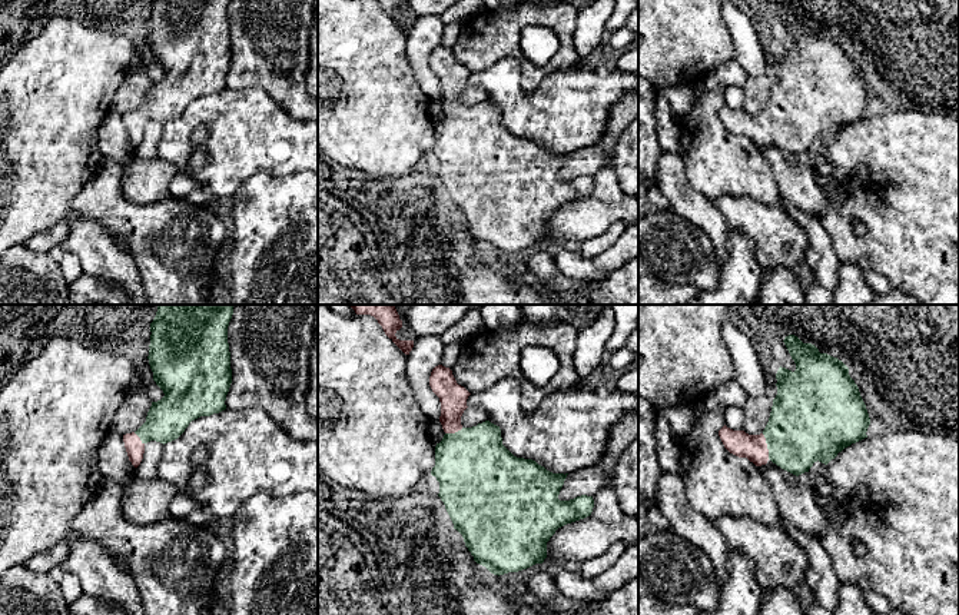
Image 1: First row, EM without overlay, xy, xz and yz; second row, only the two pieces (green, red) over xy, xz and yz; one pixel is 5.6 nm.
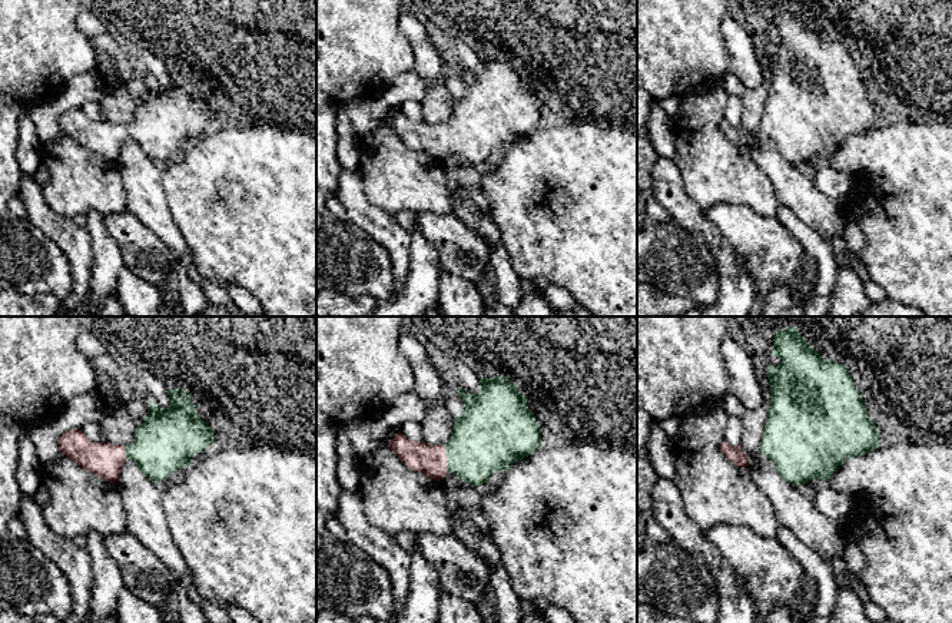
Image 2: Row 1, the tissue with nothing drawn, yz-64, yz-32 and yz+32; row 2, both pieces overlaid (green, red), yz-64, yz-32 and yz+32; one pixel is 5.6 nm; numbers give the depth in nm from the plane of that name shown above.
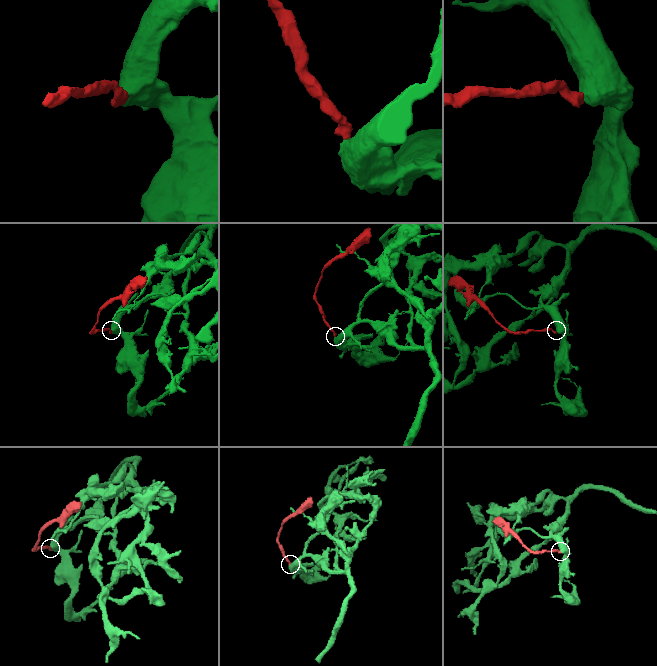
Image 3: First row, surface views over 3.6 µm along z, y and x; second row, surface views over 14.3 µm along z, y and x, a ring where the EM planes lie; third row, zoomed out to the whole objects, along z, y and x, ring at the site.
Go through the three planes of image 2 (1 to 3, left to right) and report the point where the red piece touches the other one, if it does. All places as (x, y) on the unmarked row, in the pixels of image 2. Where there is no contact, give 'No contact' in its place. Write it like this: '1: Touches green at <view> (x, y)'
1: Touches green at yz-64 (125, 131)
2: Touches green at yz-32 (447, 136)
3: No contact

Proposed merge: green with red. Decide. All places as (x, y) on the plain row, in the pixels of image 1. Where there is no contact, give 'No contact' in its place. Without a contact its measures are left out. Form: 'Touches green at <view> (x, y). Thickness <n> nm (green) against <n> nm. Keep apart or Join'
Touches green at yz (767, 126). Thickness 420 nm (green) against 140 nm. Join

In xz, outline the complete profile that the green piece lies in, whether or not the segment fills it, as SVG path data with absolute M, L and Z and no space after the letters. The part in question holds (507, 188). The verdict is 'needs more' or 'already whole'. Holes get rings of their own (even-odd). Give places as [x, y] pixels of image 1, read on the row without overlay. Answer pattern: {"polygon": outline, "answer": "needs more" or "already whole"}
{"polygon": "M435 46L429 66L439 77L439 102L445 112L435 126L431 154L439 162L438 176L474 240L498 256L542 243L547 237L547 222L555 210L591 195L593 176L560 180L558 174L568 153L552 153L532 139L514 136L502 124L500 106L490 100L464 107L461 96L468 87L467 79L471 73L457 63L449 47Z", "answer": "needs more"}

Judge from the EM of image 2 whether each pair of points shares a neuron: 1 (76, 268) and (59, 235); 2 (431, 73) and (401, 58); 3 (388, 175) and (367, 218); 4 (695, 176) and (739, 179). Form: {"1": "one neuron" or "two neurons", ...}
{"1": "one neuron", "2": "two neurons", "3": "two neurons", "4": "one neuron"}

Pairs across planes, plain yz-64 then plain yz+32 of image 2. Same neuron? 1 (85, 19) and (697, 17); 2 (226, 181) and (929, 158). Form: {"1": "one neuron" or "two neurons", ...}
{"1": "two neurons", "2": "one neuron"}

